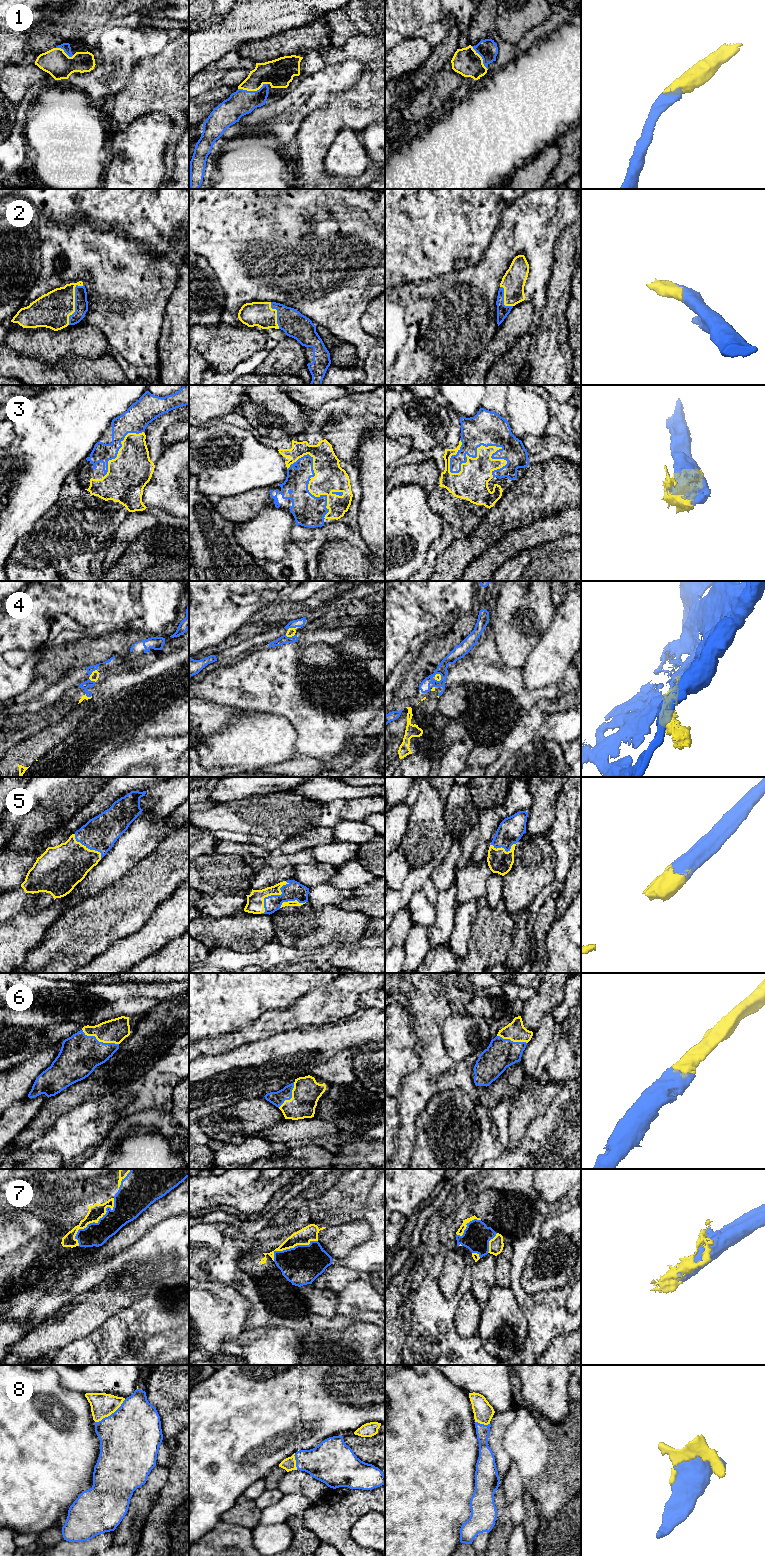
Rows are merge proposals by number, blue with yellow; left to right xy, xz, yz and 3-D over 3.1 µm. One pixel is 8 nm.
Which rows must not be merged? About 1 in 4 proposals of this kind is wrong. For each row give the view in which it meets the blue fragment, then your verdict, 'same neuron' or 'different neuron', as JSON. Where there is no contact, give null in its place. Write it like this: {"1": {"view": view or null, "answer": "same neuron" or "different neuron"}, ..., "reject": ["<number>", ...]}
{"1": {"view": "xz", "answer": "same neuron"}, "2": {"view": "xy", "answer": "same neuron"}, "3": {"view": "yz", "answer": "same neuron"}, "4": {"view": "xy", "answer": "different neuron"}, "5": {"view": "xz", "answer": "same neuron"}, "6": {"view": "xy", "answer": "same neuron"}, "7": {"view": "xy", "answer": "same neuron"}, "8": {"view": "xy", "answer": "same neuron"}, "reject": ["4"]}

